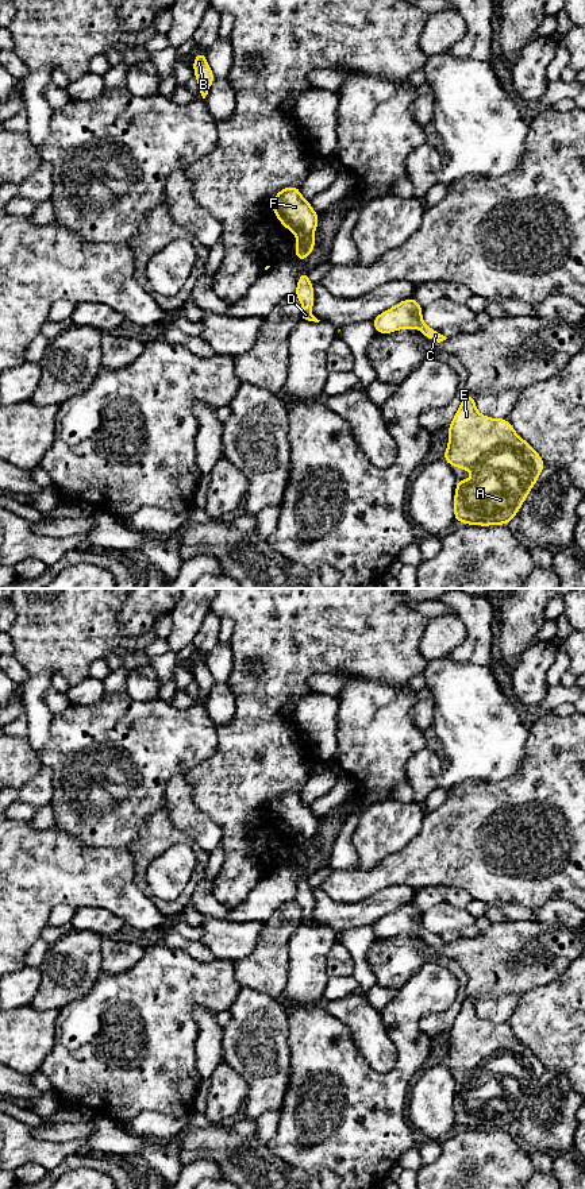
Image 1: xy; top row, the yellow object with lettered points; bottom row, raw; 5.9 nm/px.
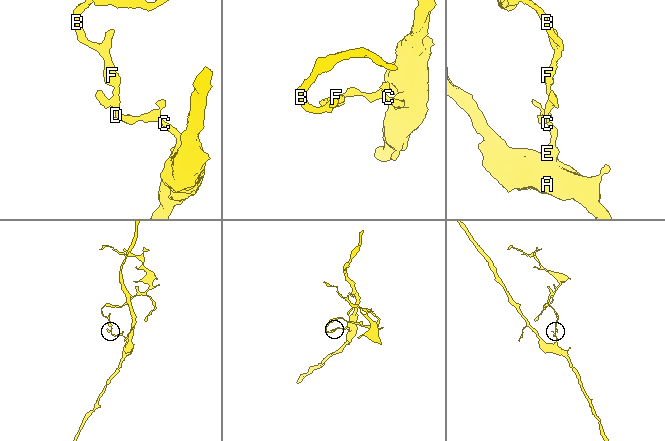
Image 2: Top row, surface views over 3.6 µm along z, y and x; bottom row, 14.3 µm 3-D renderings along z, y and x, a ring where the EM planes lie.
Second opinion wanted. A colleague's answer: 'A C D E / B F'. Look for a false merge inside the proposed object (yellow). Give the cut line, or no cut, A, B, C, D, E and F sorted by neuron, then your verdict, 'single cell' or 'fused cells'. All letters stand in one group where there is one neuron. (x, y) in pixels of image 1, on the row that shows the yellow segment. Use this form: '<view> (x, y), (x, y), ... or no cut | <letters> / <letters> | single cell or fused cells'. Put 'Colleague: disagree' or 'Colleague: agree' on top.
Colleague: agree
xy (311, 235), (300, 239) | A C D E / B F | fused cells

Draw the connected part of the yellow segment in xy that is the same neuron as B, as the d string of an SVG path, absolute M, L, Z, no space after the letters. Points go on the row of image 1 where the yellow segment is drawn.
M197 51L193 59L193 70L195 78L199 82L200 93L203 99L208 94L208 90L215 80L215 76L207 62L205 54L203 51Z

